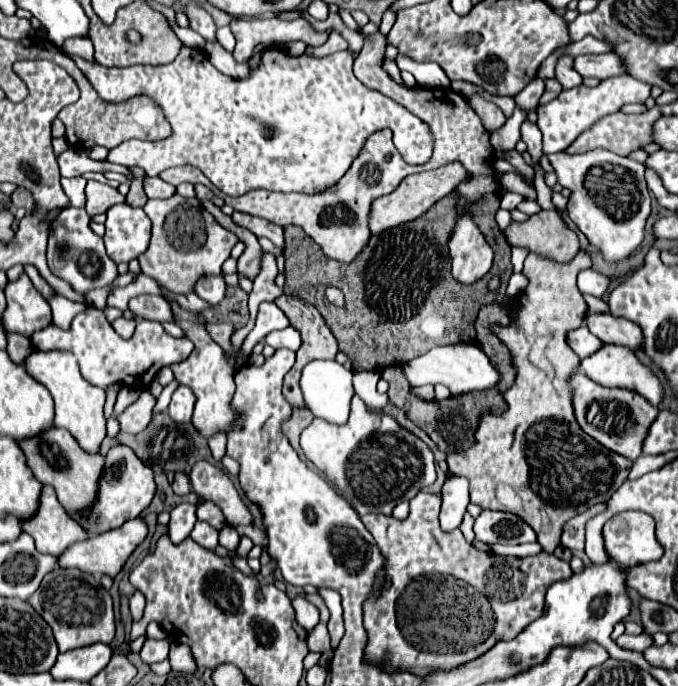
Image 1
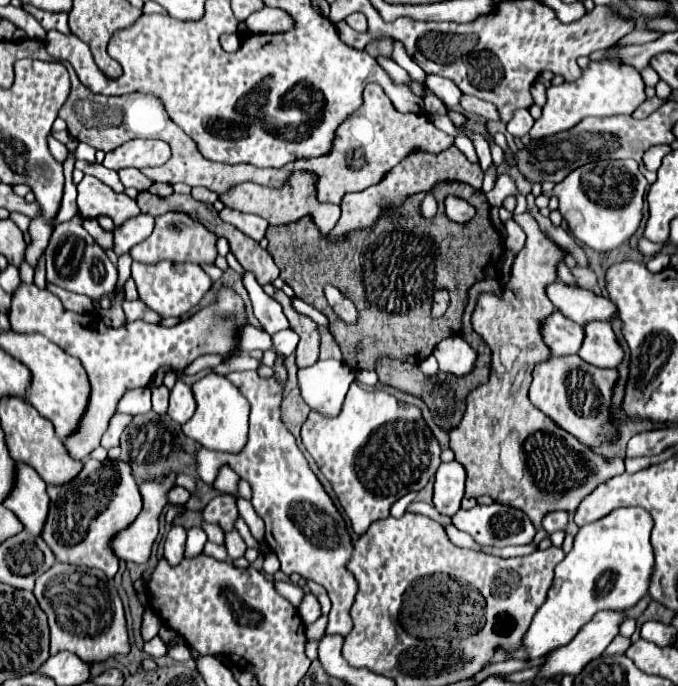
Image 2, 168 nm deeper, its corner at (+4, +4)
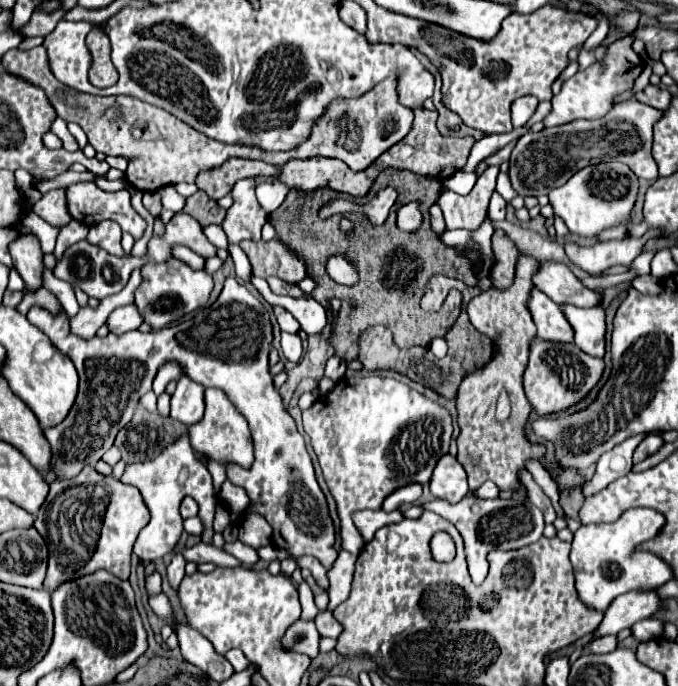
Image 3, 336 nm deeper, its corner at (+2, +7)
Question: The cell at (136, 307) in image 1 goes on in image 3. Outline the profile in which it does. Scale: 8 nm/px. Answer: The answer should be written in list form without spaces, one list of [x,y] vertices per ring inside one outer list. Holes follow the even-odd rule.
[[[133,304],[129,306],[121,306],[117,310],[113,310],[107,318],[107,328],[113,334],[125,334],[129,330],[137,330],[141,326],[141,314],[137,312],[137,308],[133,308]]]

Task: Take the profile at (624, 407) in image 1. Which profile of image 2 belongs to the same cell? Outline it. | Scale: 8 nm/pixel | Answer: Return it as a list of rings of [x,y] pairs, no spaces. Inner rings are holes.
[[[579,355],[551,357],[547,363],[539,363],[535,367],[529,399],[545,415],[555,419],[555,423],[559,423],[559,427],[563,427],[567,433],[591,447],[601,447],[619,437],[619,427],[611,413],[611,399],[617,379],[617,369],[591,367],[589,363],[583,363]]]

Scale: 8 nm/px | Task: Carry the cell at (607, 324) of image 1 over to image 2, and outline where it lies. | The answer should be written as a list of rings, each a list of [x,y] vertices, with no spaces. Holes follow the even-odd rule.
[[[555,281],[553,287],[547,287],[547,297],[551,303],[571,321],[585,325],[591,321],[611,321],[617,307],[603,295],[581,287],[569,287],[561,281]]]

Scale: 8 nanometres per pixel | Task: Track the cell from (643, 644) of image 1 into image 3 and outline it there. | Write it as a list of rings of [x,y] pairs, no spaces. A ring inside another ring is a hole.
[[[599,636],[597,640],[591,640],[583,646],[585,652],[593,652],[593,654],[607,654],[607,652],[613,652],[615,648],[617,648],[615,636]]]

